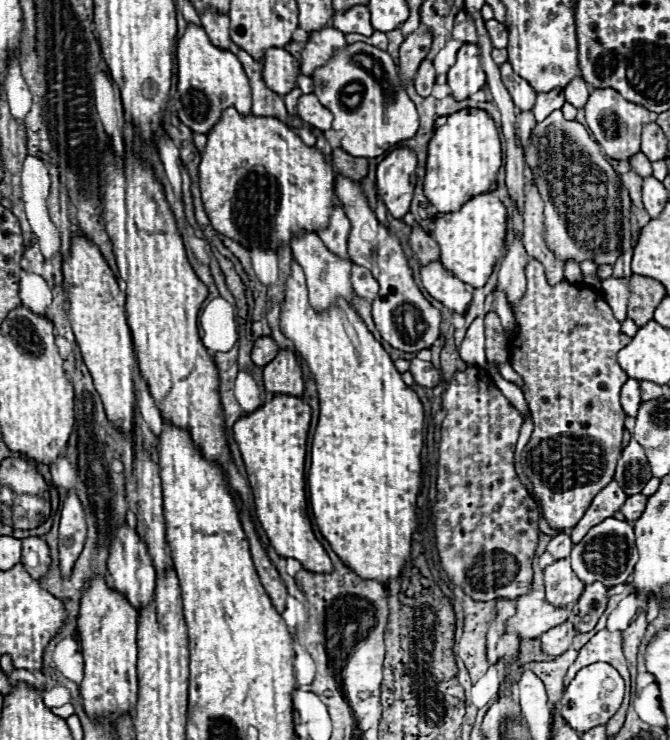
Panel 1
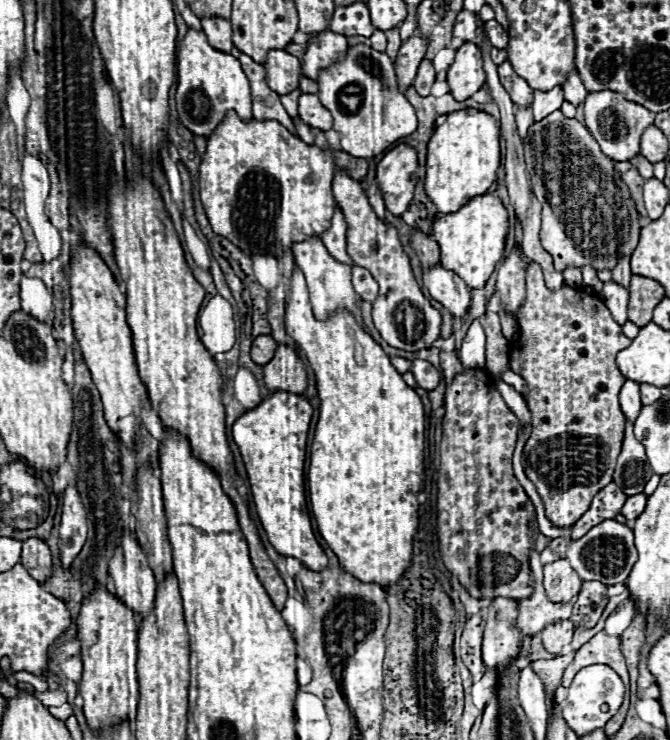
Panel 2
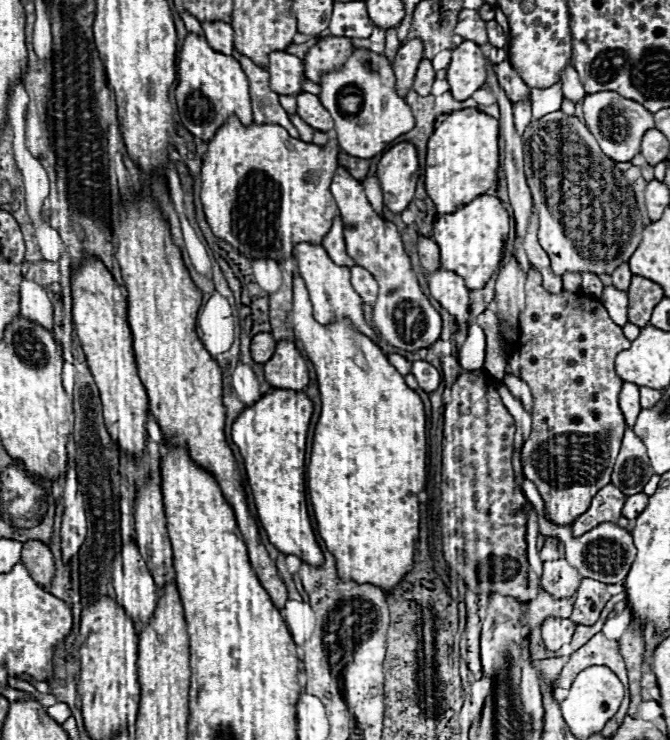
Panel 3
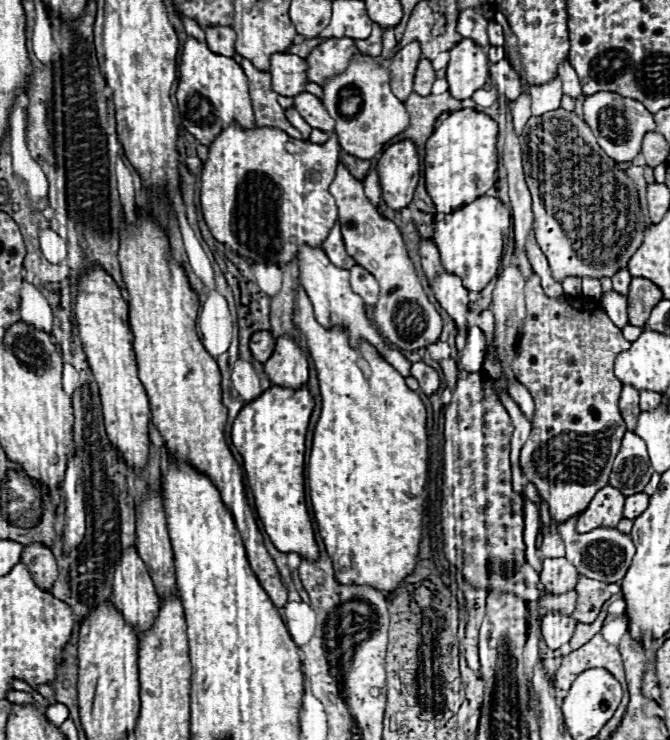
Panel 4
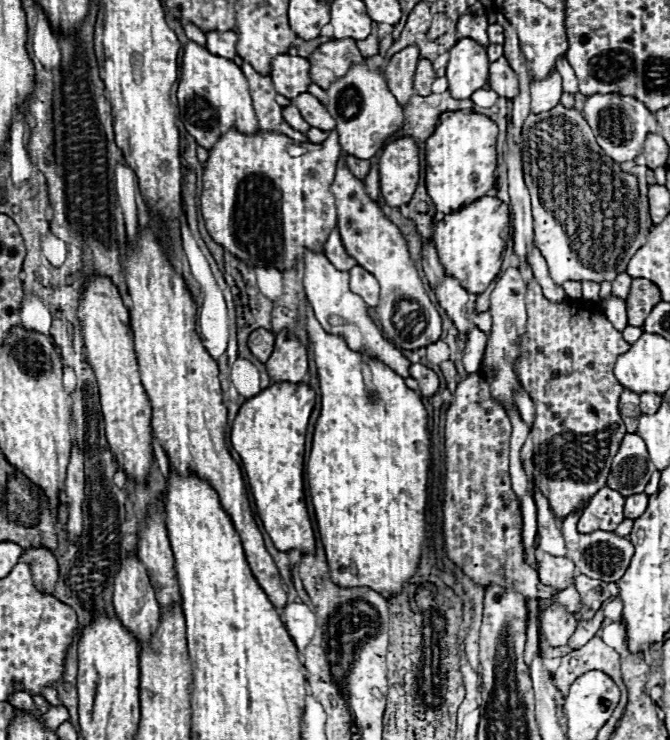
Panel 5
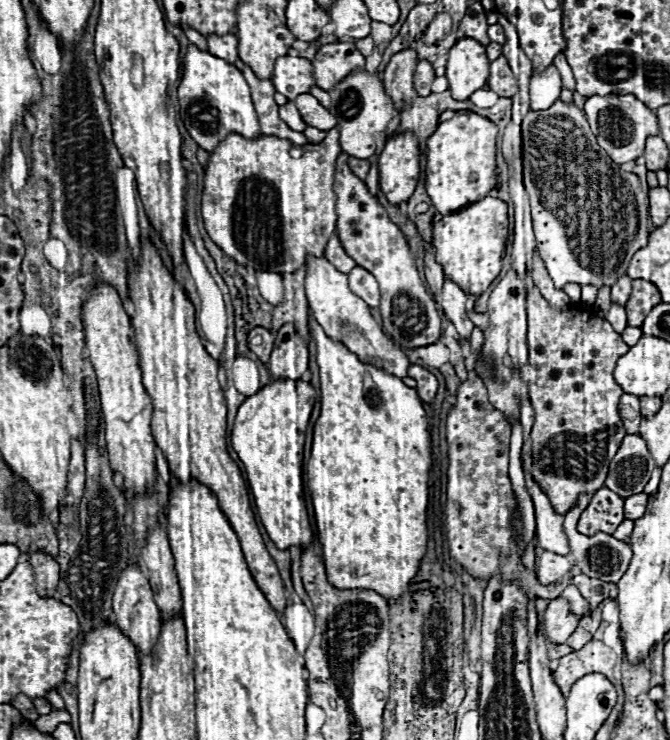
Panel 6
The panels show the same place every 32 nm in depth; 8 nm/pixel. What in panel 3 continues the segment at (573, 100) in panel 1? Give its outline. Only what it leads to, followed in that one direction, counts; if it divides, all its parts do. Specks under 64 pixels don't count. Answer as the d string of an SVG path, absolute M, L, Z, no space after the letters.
M566 66L562 70L562 90L564 90L564 96L570 98L572 102L578 102L586 96L586 92L584 92L580 80L578 80L578 74L572 66Z

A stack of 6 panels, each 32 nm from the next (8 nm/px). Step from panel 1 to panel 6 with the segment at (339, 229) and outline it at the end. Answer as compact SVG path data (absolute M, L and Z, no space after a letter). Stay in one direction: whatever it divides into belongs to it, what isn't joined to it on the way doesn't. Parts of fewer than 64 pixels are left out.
M336 234L330 238L324 256L326 256L326 260L330 260L340 272L346 272L346 274L350 274L350 270L356 266L356 262L344 252L344 248L342 248L342 244L340 244L340 240L338 240Z

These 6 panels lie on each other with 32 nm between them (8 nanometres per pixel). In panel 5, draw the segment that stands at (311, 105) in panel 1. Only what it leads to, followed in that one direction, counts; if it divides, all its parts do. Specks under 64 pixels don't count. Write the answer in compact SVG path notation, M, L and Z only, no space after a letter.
M304 92L300 96L296 96L294 106L300 110L302 118L312 126L312 128L320 128L324 132L336 128L336 120L328 114L328 110L318 102L318 98L314 98L312 94Z

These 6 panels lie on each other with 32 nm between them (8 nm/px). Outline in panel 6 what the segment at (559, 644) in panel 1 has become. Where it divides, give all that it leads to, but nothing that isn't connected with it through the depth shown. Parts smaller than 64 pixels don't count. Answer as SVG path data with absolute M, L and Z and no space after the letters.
M564 598L550 600L544 620L542 620L542 628L548 636L548 640L554 644L564 644L568 640L568 636L576 630L576 626L578 626L578 616L574 616L574 612L570 612L568 600L564 600Z

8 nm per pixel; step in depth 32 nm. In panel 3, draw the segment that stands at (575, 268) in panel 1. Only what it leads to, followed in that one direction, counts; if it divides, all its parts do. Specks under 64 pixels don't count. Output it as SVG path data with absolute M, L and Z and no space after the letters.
M566 274L562 276L562 284L568 292L580 292L580 282L582 282L582 276L580 274Z

